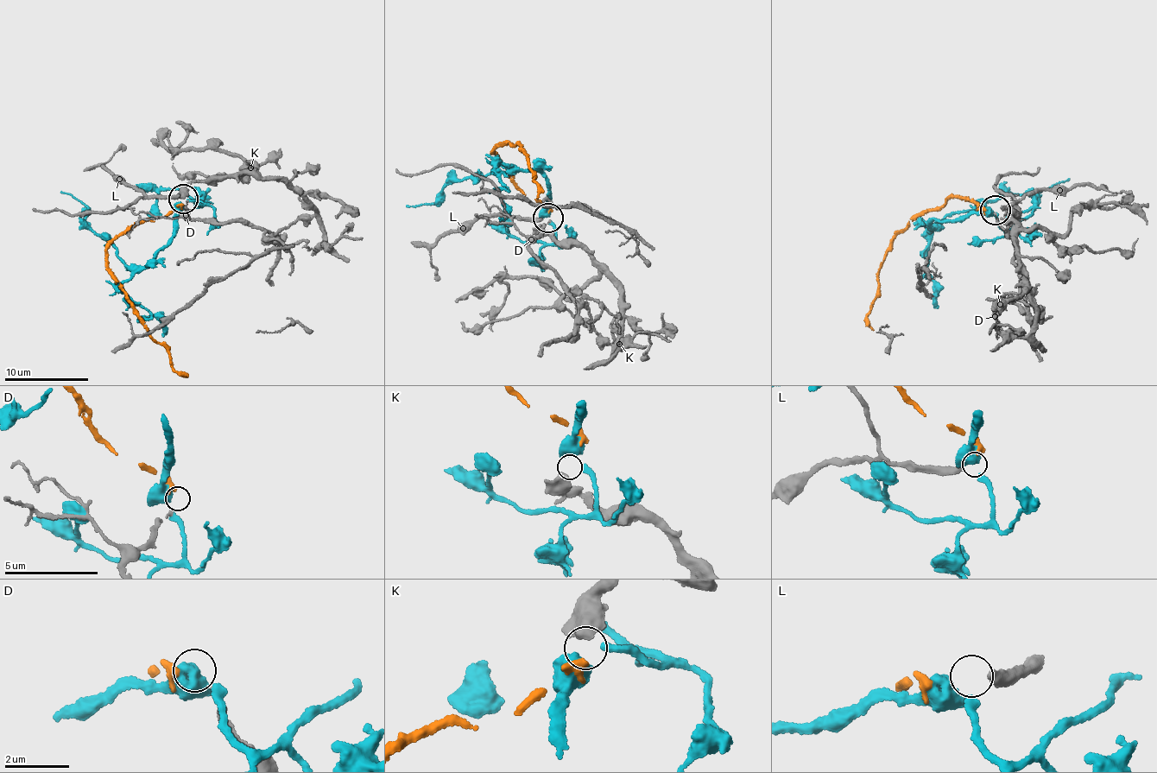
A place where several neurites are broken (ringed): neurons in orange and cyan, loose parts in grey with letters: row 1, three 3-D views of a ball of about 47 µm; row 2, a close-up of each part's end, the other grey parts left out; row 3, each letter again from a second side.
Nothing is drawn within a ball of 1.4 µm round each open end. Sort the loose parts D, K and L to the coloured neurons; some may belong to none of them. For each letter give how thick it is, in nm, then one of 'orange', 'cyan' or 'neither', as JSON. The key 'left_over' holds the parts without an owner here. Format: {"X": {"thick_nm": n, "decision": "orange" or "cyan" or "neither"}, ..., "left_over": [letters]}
{"D": {"thick_nm": 130, "decision": "orange"}, "K": {"thick_nm": 500, "decision": "cyan"}, "L": {"thick_nm": 320, "decision": "neither"}, "left_over": ["L"]}

